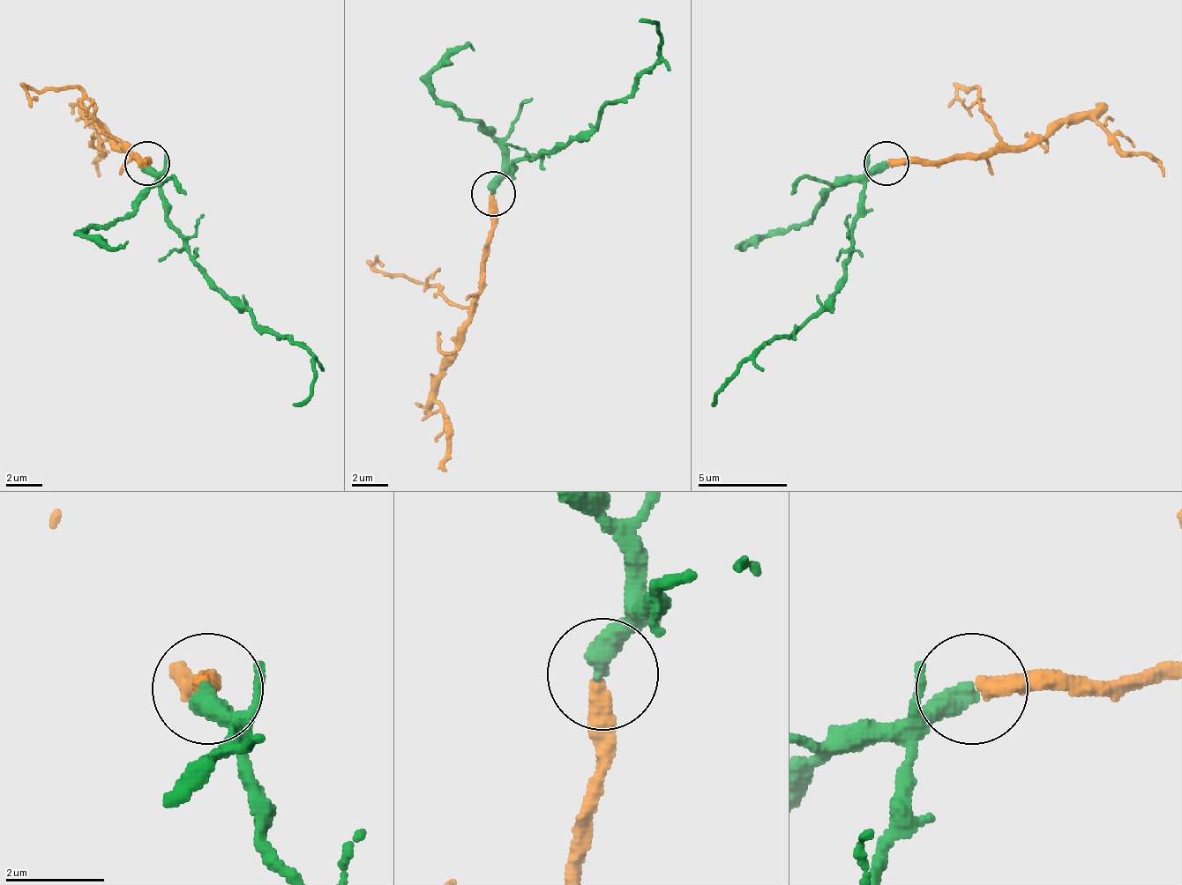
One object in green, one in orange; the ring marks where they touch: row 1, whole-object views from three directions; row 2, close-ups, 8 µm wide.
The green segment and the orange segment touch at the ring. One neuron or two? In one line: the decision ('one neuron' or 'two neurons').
one neuron

